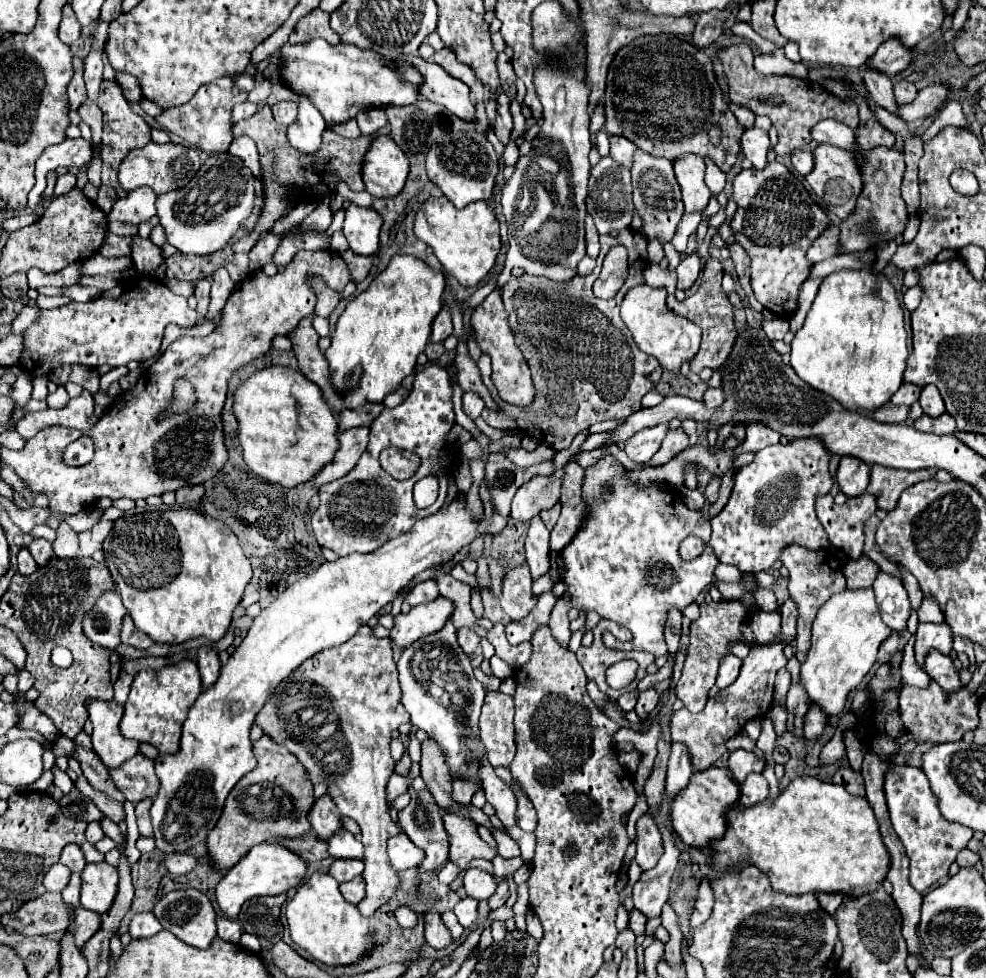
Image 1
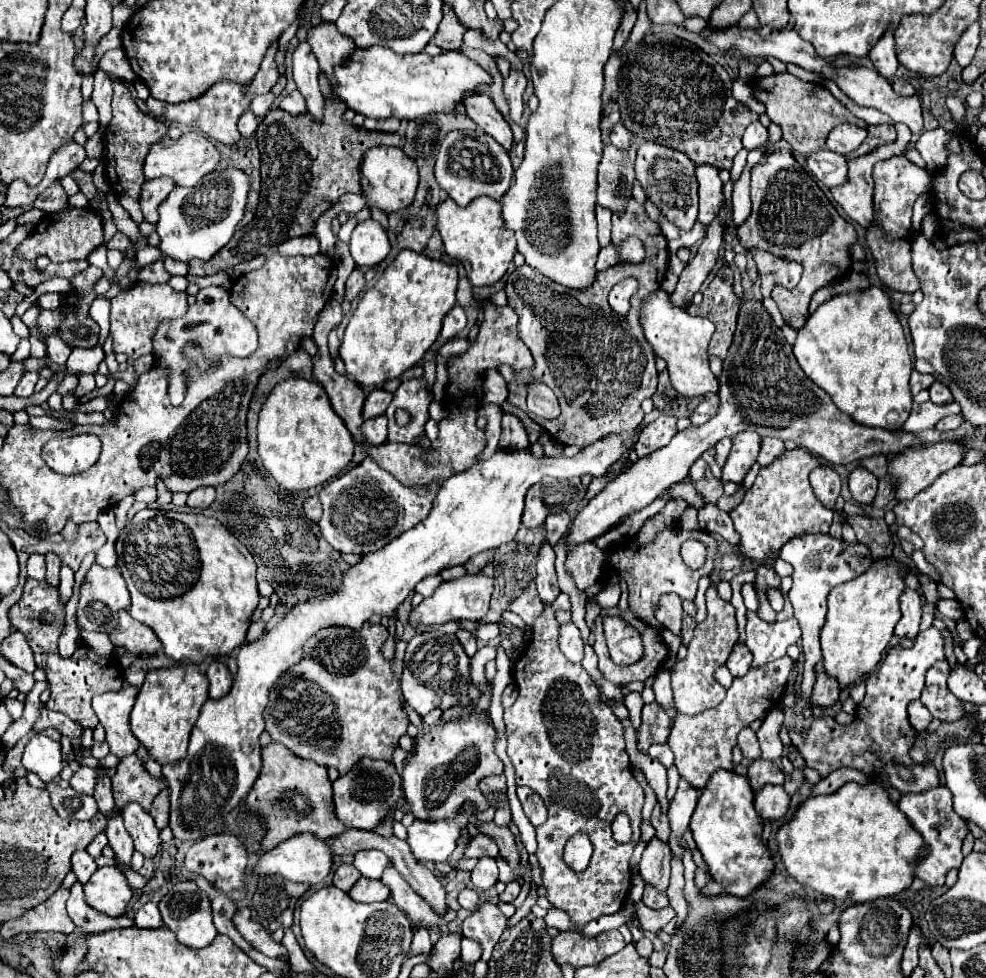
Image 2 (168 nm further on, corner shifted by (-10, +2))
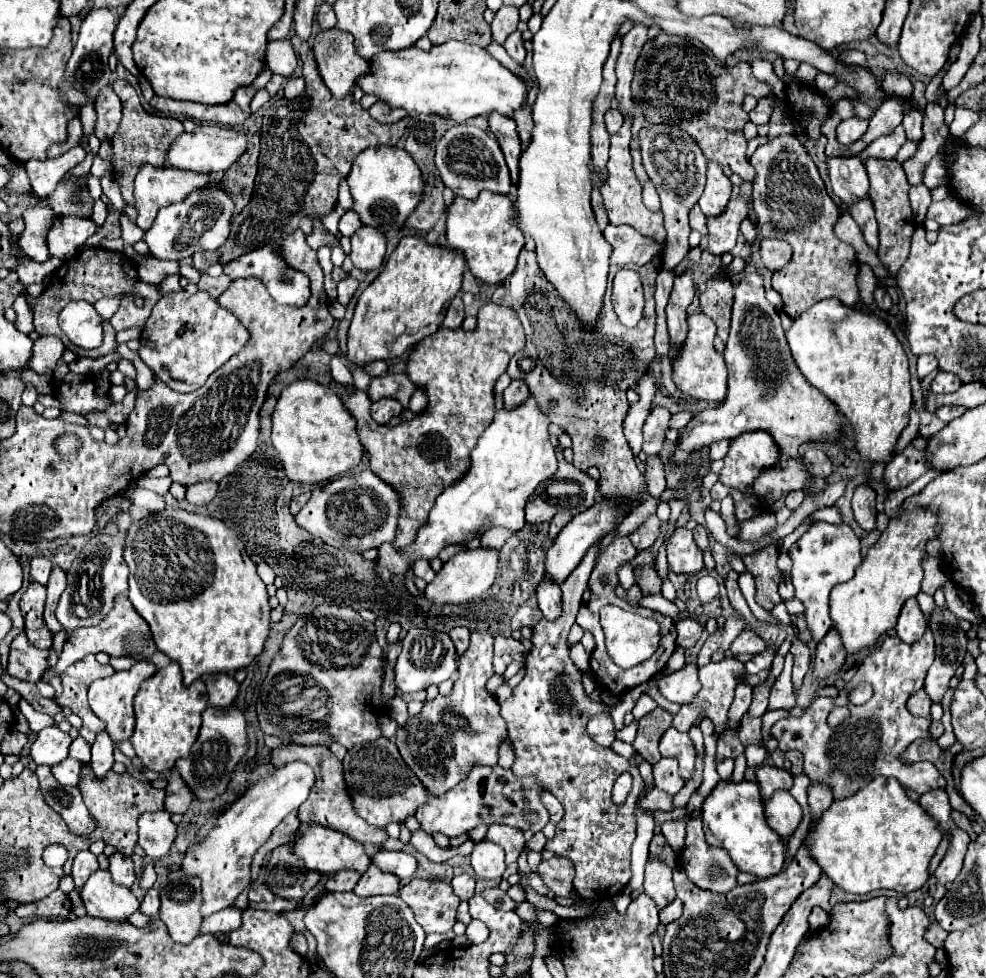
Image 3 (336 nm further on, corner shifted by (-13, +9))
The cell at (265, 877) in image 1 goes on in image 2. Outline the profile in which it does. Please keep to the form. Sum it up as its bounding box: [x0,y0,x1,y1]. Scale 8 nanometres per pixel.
[253,835,333,885]

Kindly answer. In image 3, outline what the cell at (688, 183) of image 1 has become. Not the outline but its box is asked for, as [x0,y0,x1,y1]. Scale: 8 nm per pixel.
[700,162,732,216]

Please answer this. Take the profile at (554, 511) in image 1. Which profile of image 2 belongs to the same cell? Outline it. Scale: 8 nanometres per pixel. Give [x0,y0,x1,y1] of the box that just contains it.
[545,511,571,547]

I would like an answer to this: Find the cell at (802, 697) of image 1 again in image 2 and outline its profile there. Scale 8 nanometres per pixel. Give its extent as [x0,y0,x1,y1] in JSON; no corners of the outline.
[779,535,873,703]

